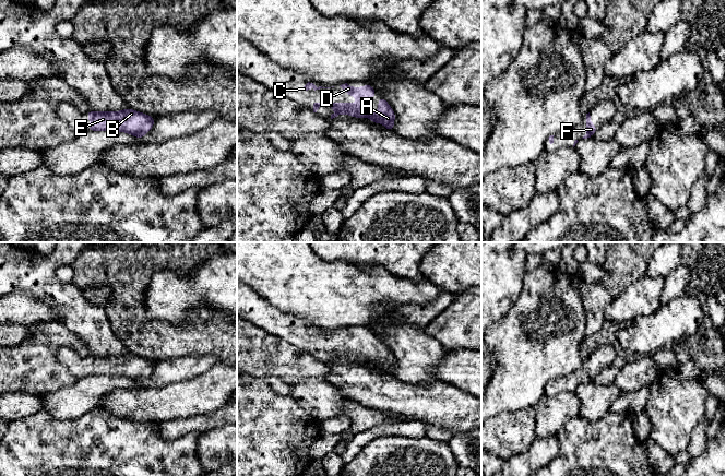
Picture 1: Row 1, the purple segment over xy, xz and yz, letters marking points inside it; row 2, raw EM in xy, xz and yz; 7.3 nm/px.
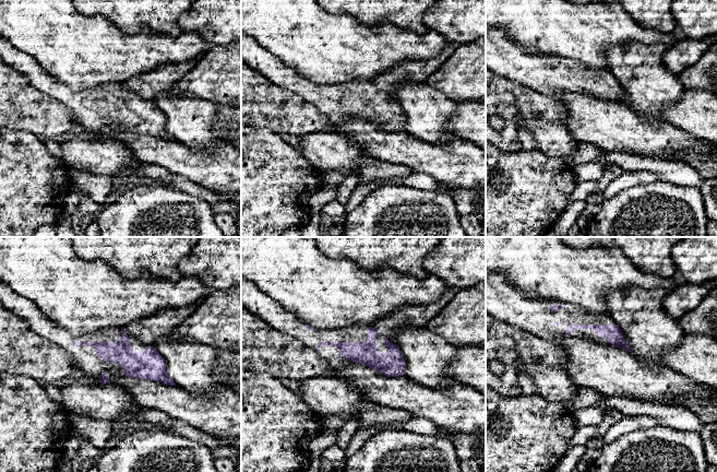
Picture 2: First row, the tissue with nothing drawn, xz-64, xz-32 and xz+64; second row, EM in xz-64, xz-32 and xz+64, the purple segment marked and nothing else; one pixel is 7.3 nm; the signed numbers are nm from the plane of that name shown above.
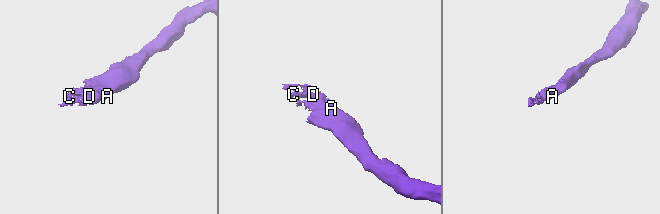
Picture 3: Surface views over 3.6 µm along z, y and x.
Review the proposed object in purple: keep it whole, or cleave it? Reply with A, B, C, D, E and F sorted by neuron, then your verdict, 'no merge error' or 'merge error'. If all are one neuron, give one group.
A B C D E F | no merge error

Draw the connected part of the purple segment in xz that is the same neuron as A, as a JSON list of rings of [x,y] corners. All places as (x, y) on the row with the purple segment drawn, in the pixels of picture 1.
[[[345,83],[340,86],[346,91],[346,94],[350,98],[355,97],[358,100],[358,103],[352,105],[347,103],[314,103],[313,112],[317,112],[317,110],[320,107],[335,108],[336,111],[331,115],[331,119],[342,114],[346,114],[354,118],[367,117],[371,119],[372,122],[376,124],[384,123],[385,130],[394,131],[393,124],[395,121],[395,112],[393,111],[393,109],[391,108],[391,106],[388,104],[383,96],[380,96],[380,99],[378,102],[380,112],[377,114],[372,110],[371,97],[374,94],[378,94],[378,92],[370,84],[364,85],[362,87],[355,87],[349,86],[347,83]]]

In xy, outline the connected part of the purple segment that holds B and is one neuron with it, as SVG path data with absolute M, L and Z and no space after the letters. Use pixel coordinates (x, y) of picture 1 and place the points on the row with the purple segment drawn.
M130 108L116 112L88 110L86 116L91 120L87 131L126 132L138 139L142 139L150 132L155 122L155 118Z

